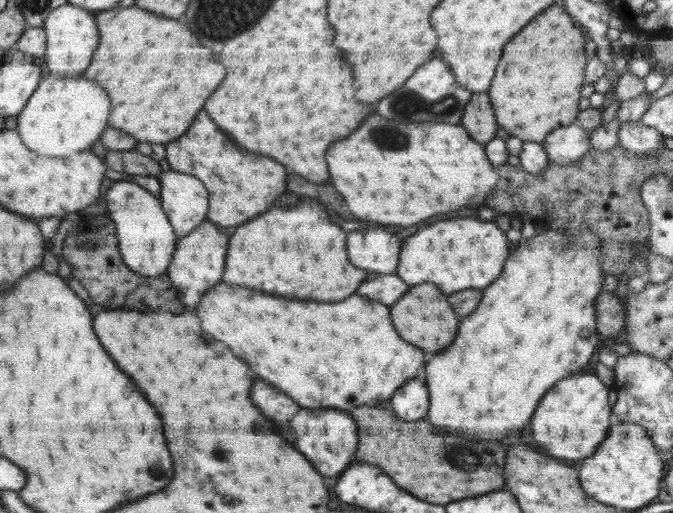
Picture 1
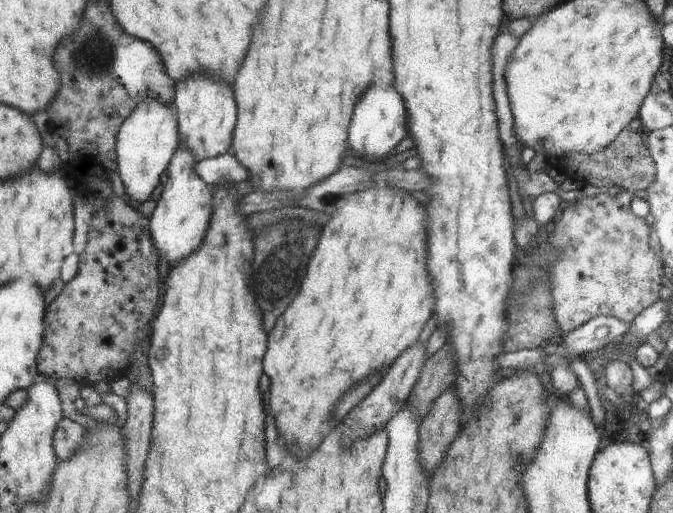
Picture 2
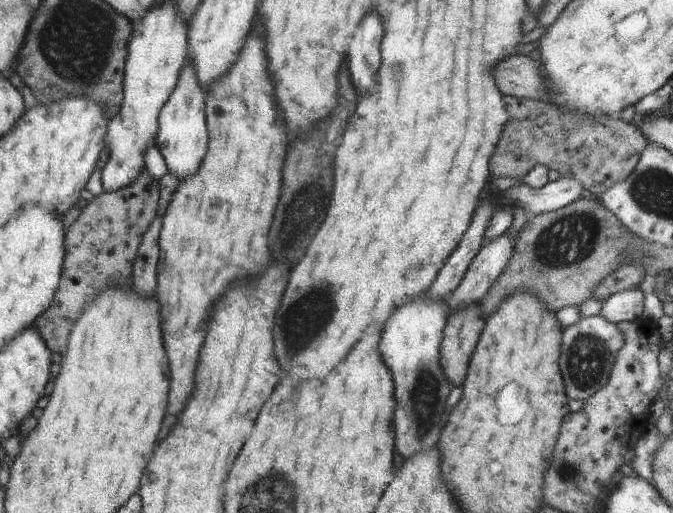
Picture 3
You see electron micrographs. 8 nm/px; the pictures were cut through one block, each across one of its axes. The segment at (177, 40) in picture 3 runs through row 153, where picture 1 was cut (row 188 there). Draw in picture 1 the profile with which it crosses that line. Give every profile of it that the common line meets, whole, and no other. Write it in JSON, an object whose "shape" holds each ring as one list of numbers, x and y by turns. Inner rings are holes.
{"shape":[[118,180,106,192,104,202,107,216,116,226,119,251,126,267,145,277,157,277,167,272,179,238,161,207,159,197,137,183]]}

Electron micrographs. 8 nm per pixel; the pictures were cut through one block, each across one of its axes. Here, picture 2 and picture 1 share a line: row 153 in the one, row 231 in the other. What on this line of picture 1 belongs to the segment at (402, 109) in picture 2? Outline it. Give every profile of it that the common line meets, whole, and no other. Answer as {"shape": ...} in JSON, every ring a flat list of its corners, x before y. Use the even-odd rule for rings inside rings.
{"shape":[[372,226,368,230,356,230,348,234,348,258,354,266,390,274,396,272,402,240,384,226]]}

